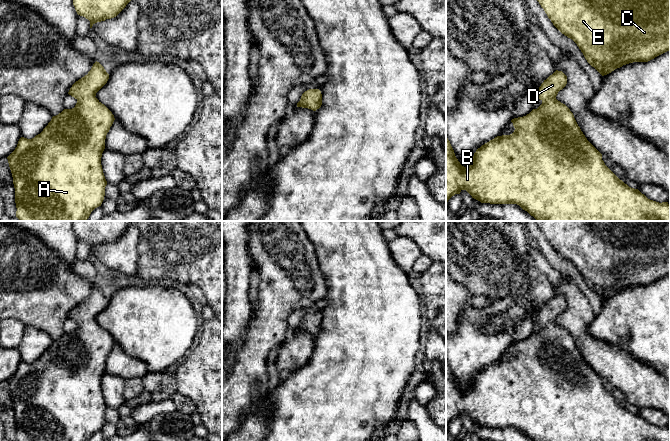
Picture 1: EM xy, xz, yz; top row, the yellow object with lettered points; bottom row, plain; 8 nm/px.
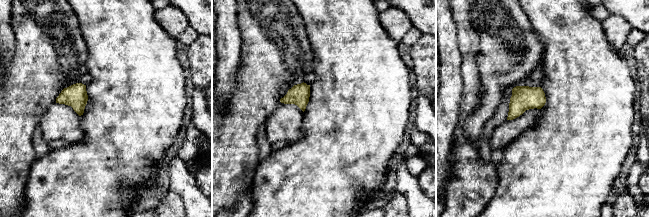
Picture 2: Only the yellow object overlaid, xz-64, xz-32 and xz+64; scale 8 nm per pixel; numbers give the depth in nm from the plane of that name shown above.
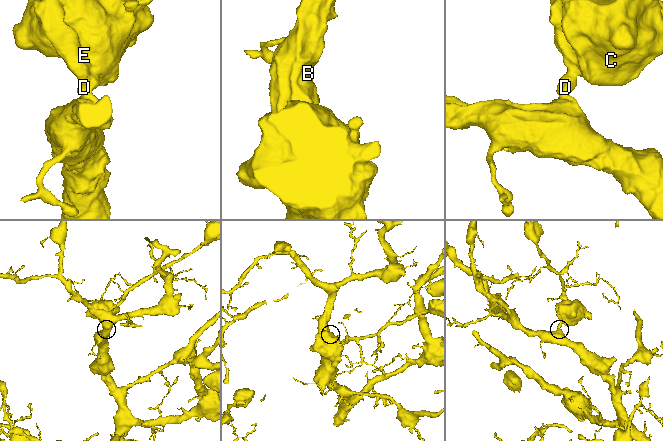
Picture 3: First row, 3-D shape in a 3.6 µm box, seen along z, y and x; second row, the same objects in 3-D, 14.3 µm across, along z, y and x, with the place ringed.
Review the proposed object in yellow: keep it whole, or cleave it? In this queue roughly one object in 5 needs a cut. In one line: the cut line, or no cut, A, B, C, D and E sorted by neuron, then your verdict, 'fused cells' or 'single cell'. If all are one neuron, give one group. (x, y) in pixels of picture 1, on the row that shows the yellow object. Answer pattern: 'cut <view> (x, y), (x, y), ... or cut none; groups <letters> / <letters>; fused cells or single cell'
cut none; groups A B C D E; single cell

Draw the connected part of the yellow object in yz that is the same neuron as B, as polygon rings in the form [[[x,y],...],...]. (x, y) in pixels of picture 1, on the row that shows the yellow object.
[[[558,70],[544,80],[537,91],[537,97],[542,101],[542,104],[526,116],[512,119],[511,122],[515,128],[514,132],[510,135],[497,136],[478,148],[468,167],[460,164],[446,135],[446,202],[455,194],[460,194],[462,190],[466,190],[472,198],[481,203],[517,204],[537,221],[670,221],[670,205],[668,202],[659,203],[648,199],[638,189],[631,188],[625,184],[605,165],[602,160],[602,154],[587,140],[578,126],[573,113],[565,104],[556,99],[558,92],[566,84],[567,76]]]

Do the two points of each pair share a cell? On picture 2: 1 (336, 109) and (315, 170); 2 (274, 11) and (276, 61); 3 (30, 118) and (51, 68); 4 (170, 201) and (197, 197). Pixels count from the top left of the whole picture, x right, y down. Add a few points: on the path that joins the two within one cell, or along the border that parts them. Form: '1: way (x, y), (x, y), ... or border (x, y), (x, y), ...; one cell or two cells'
1: way (335, 124), (331, 128), (330, 155); one cell
2: way (276, 23), (276, 49); one cell
3: way (30, 106), (30, 89), (39, 80); one cell
4: border (169, 190), (180, 197), (181, 203), (184, 206); two cells

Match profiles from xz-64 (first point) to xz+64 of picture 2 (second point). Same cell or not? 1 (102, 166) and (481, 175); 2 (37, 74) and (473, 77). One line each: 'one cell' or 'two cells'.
1: two cells
2: two cells

